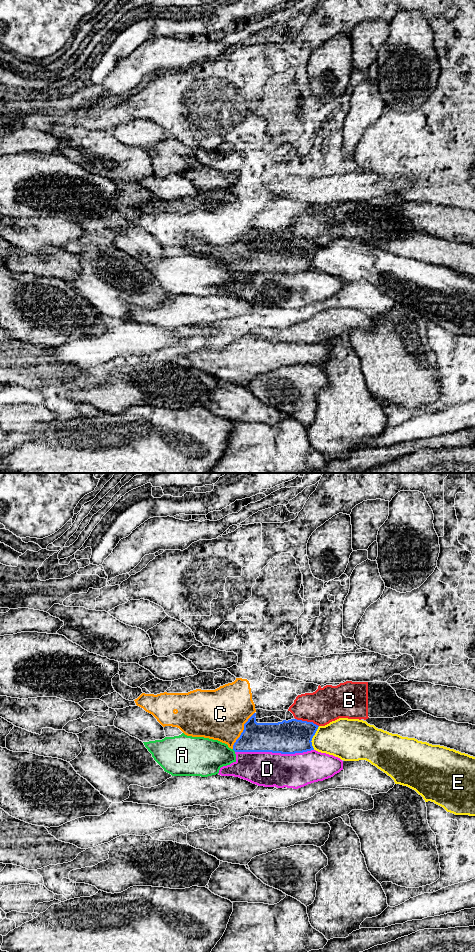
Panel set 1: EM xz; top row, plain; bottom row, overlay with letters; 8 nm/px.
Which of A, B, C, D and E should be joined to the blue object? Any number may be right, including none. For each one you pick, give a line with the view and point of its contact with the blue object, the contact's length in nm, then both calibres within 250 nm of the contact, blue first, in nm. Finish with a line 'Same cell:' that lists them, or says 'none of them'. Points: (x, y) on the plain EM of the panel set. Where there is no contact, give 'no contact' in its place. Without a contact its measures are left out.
C: meets blue in xz at (243, 250); contact 340 nm long; 240 nm thick on the blue side, 420 nm on the other
Same cell: C

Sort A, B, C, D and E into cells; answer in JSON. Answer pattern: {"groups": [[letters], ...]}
{"groups": [["A"], ["B"], ["C"], ["D"], ["E"]]}

